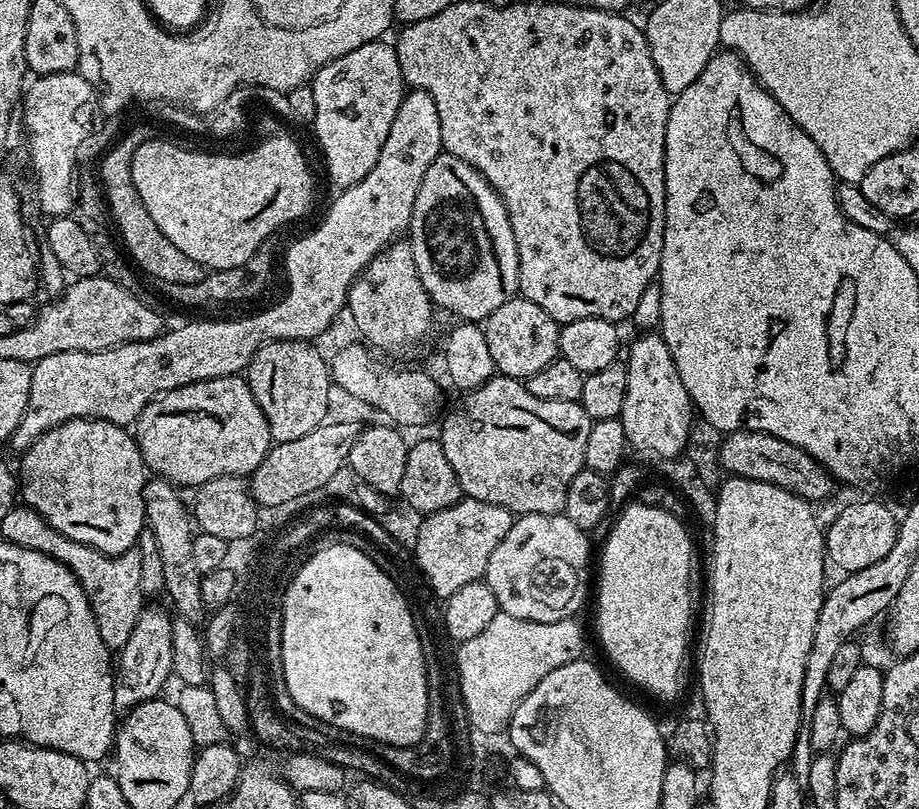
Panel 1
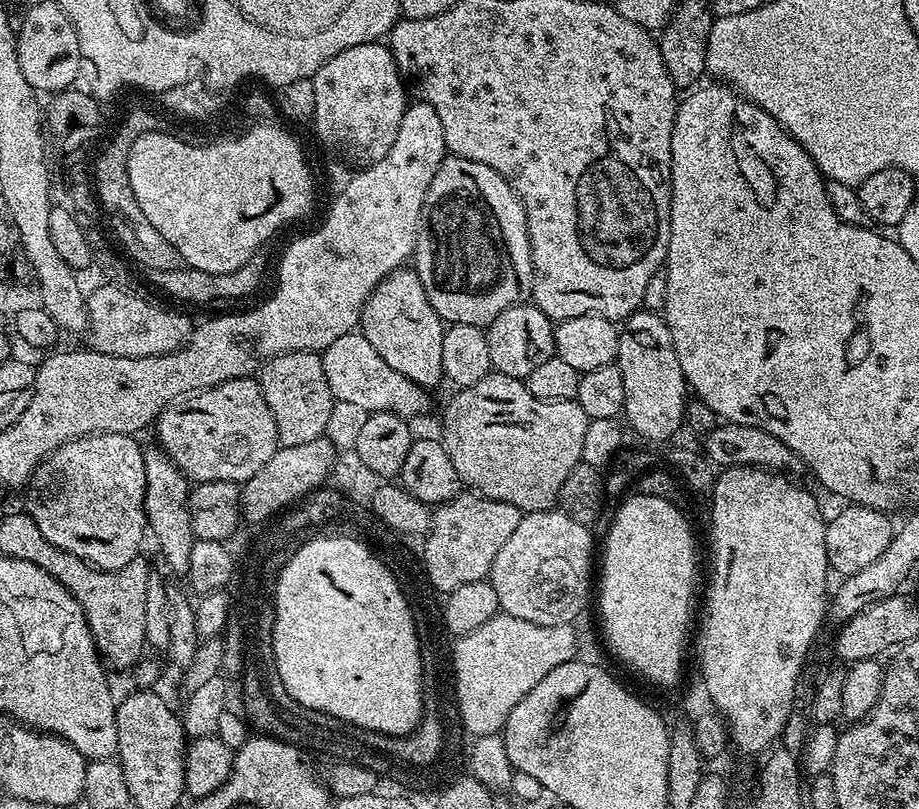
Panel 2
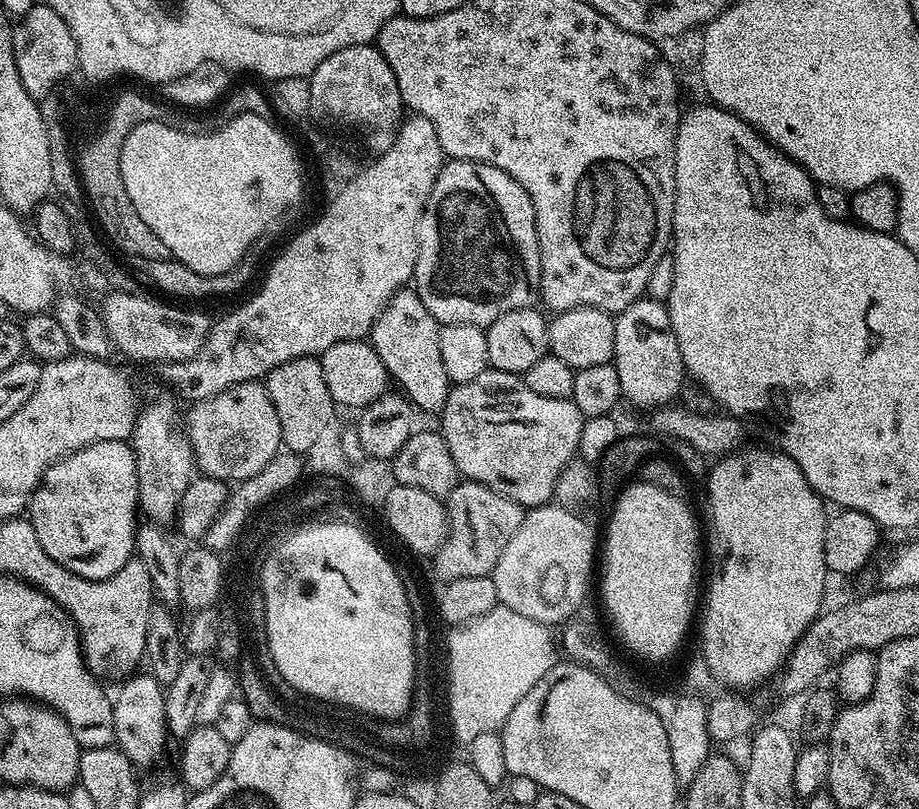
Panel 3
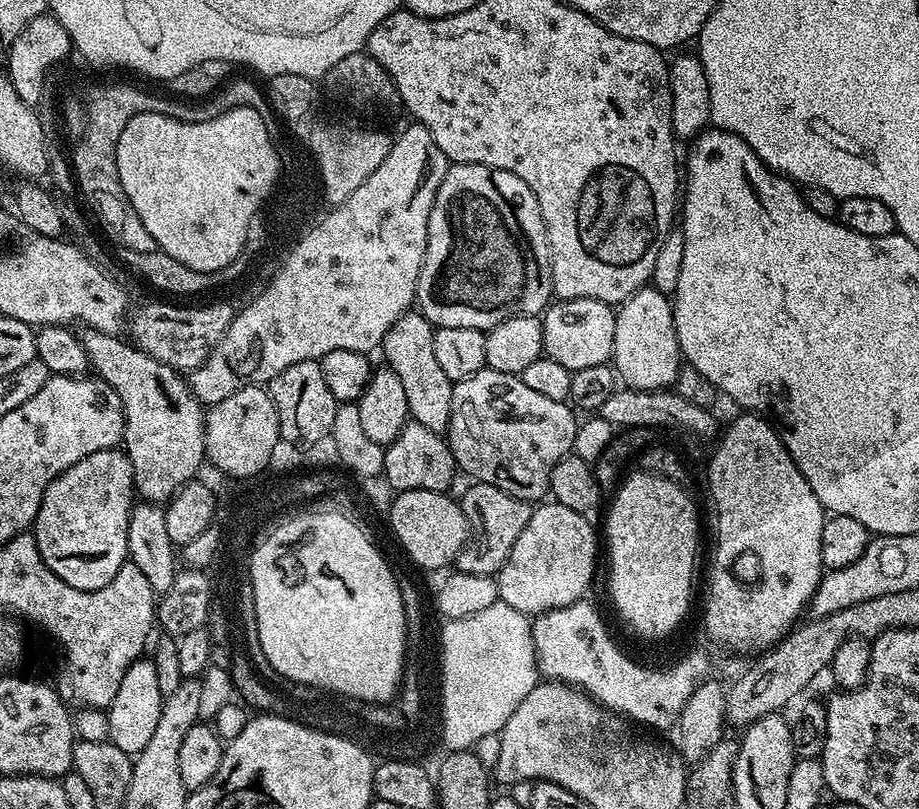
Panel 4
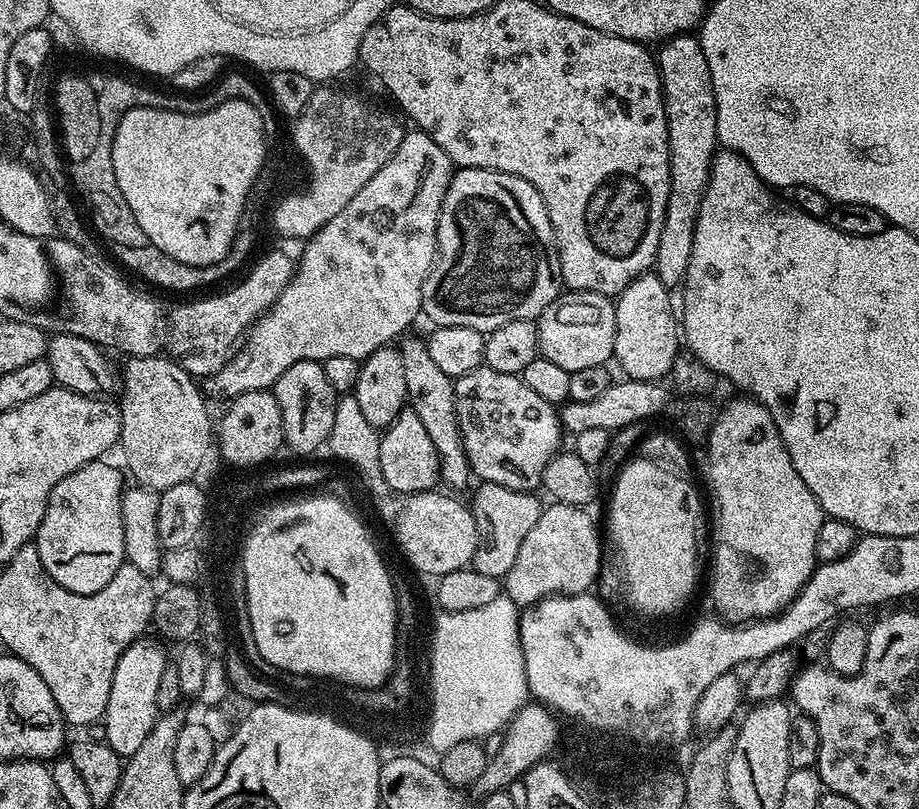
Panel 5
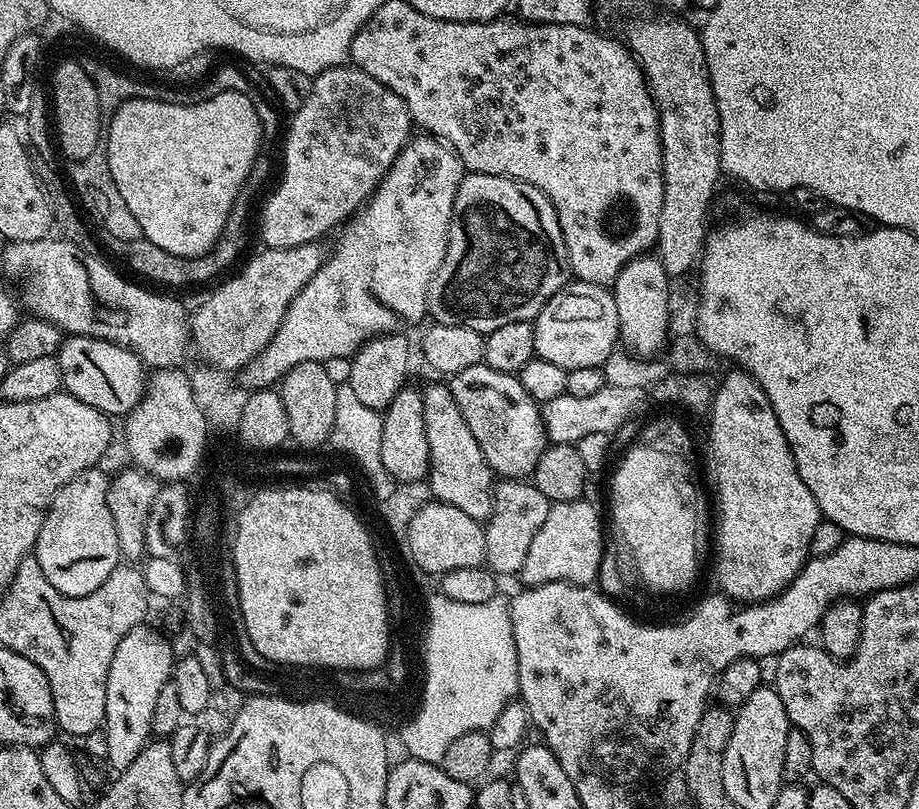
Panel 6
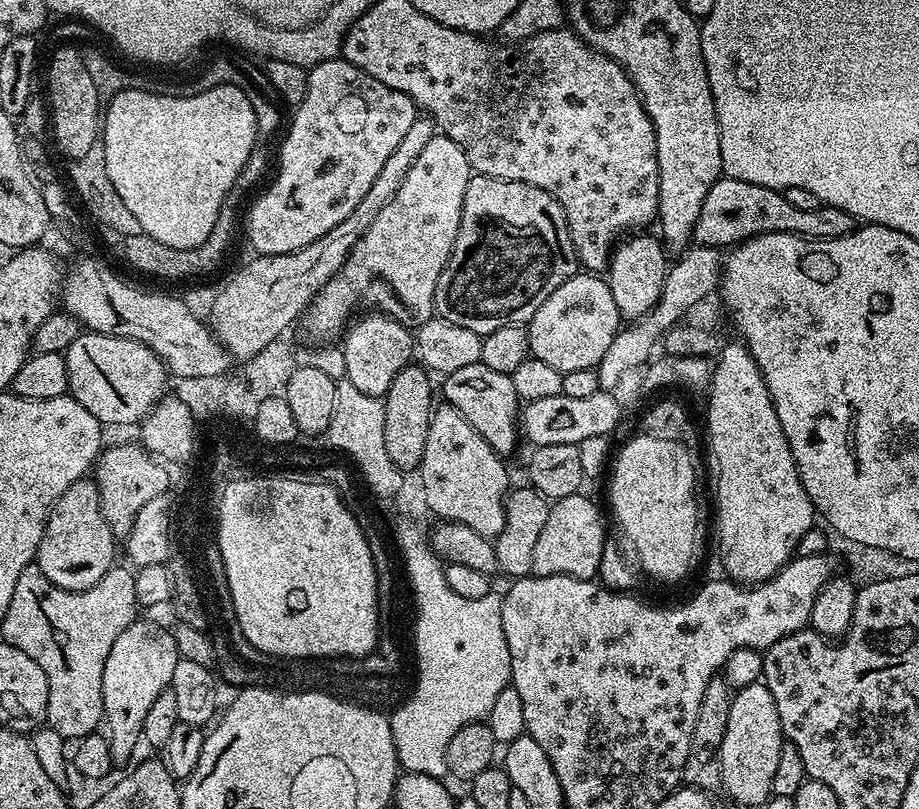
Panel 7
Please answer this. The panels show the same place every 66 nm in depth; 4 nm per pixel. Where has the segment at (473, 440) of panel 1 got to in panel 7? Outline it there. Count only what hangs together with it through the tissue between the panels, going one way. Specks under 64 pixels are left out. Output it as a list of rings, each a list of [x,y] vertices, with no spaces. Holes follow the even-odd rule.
[[[485,364],[462,366],[462,370],[454,370],[443,377],[444,397],[447,403],[459,410],[462,418],[490,442],[490,446],[502,458],[516,448],[516,443],[521,443],[522,429],[518,423],[522,411],[522,402],[516,396],[514,382],[511,375],[498,370],[490,370]]]

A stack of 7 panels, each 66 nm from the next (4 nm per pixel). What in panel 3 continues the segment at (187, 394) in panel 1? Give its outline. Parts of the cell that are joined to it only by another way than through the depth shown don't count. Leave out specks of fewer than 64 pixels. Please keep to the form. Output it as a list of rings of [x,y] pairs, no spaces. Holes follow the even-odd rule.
[[[251,380],[235,384],[222,390],[222,394],[214,394],[214,398],[195,401],[189,408],[192,409],[183,417],[182,428],[188,437],[188,444],[192,447],[192,458],[197,469],[205,476],[225,482],[249,480],[281,451],[278,410],[274,410],[274,402],[270,402],[268,389],[261,381]]]

